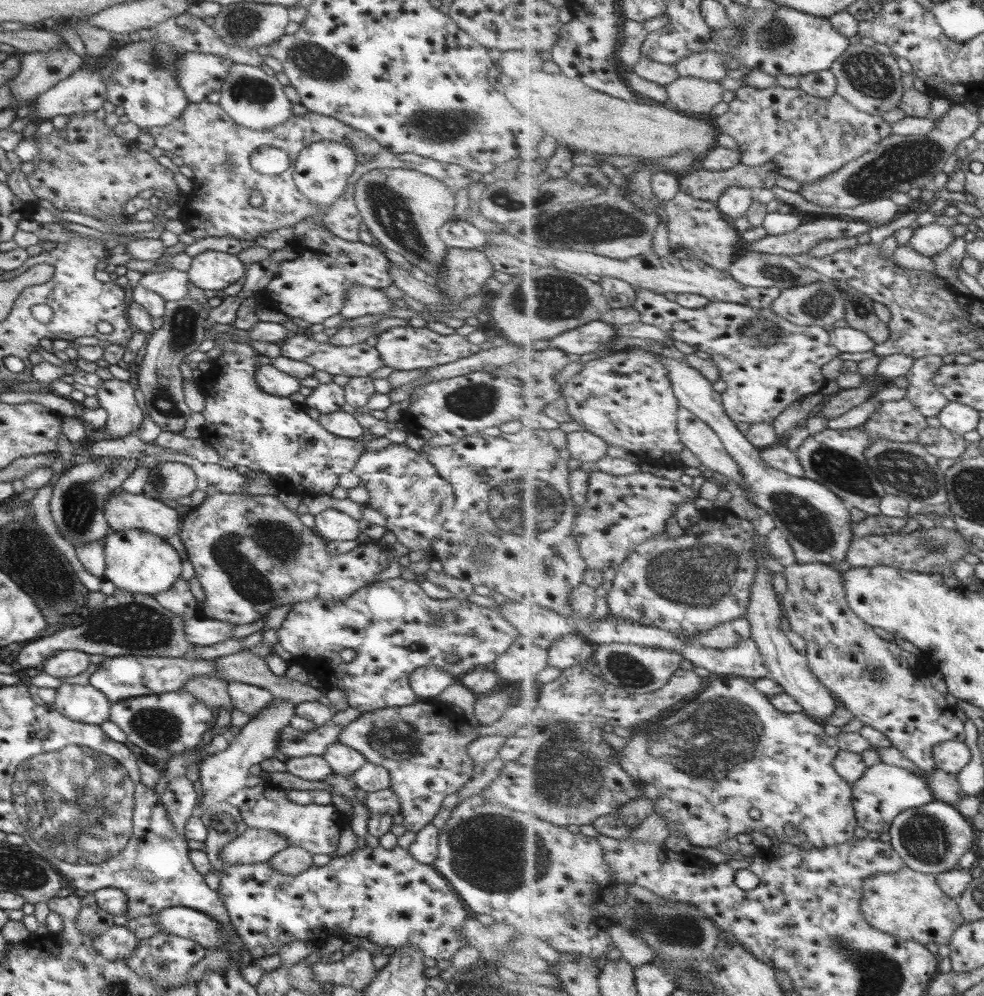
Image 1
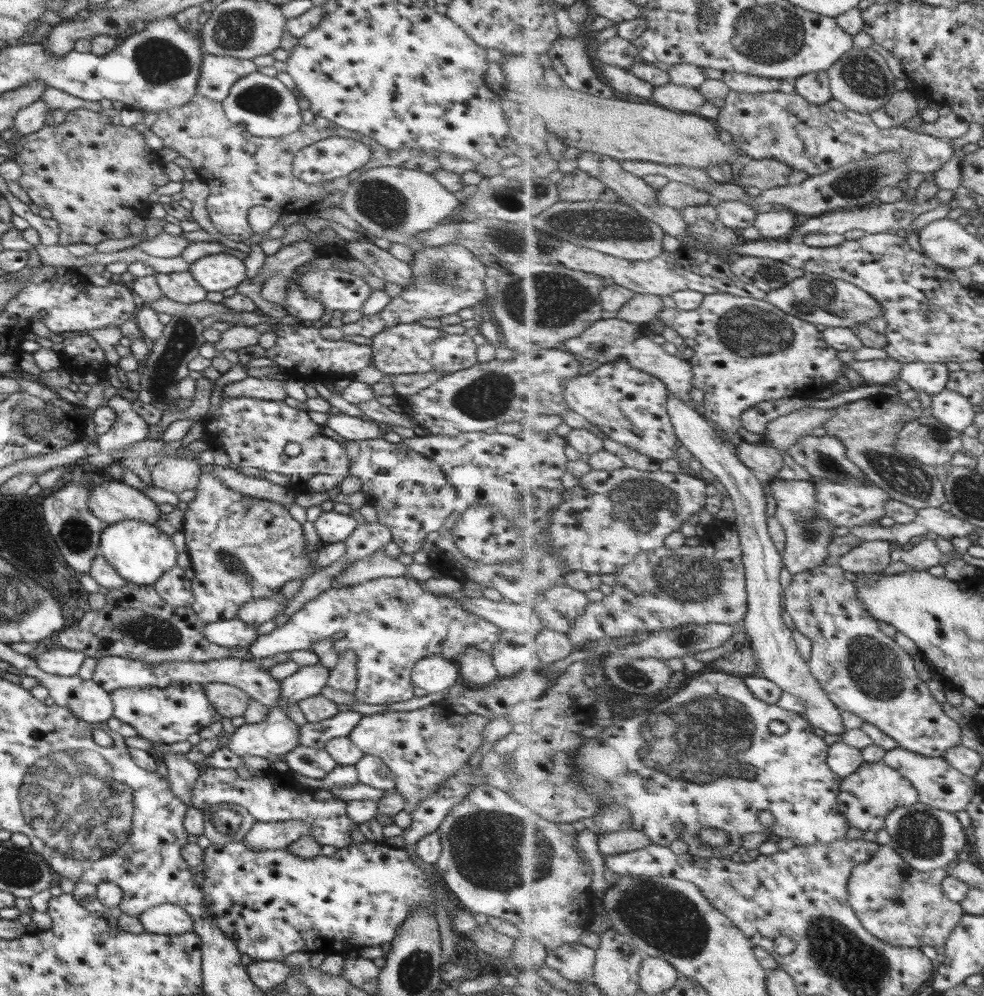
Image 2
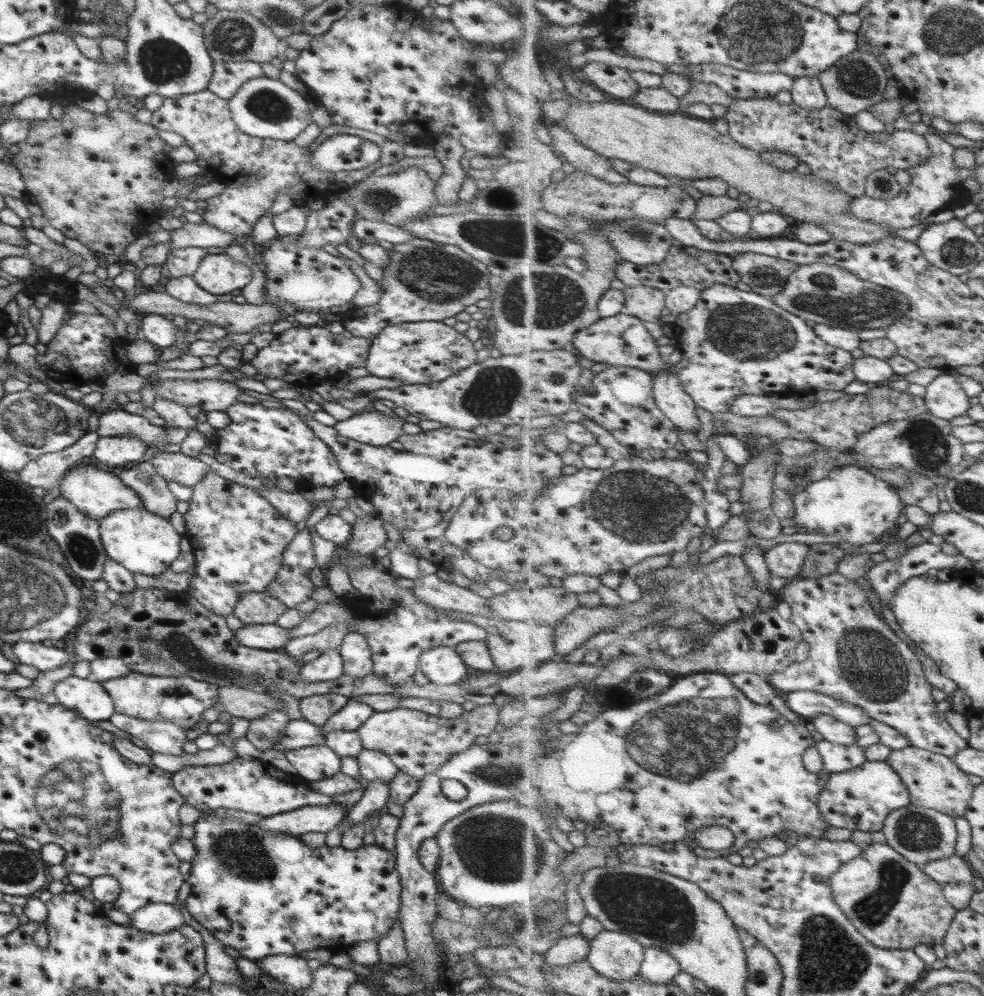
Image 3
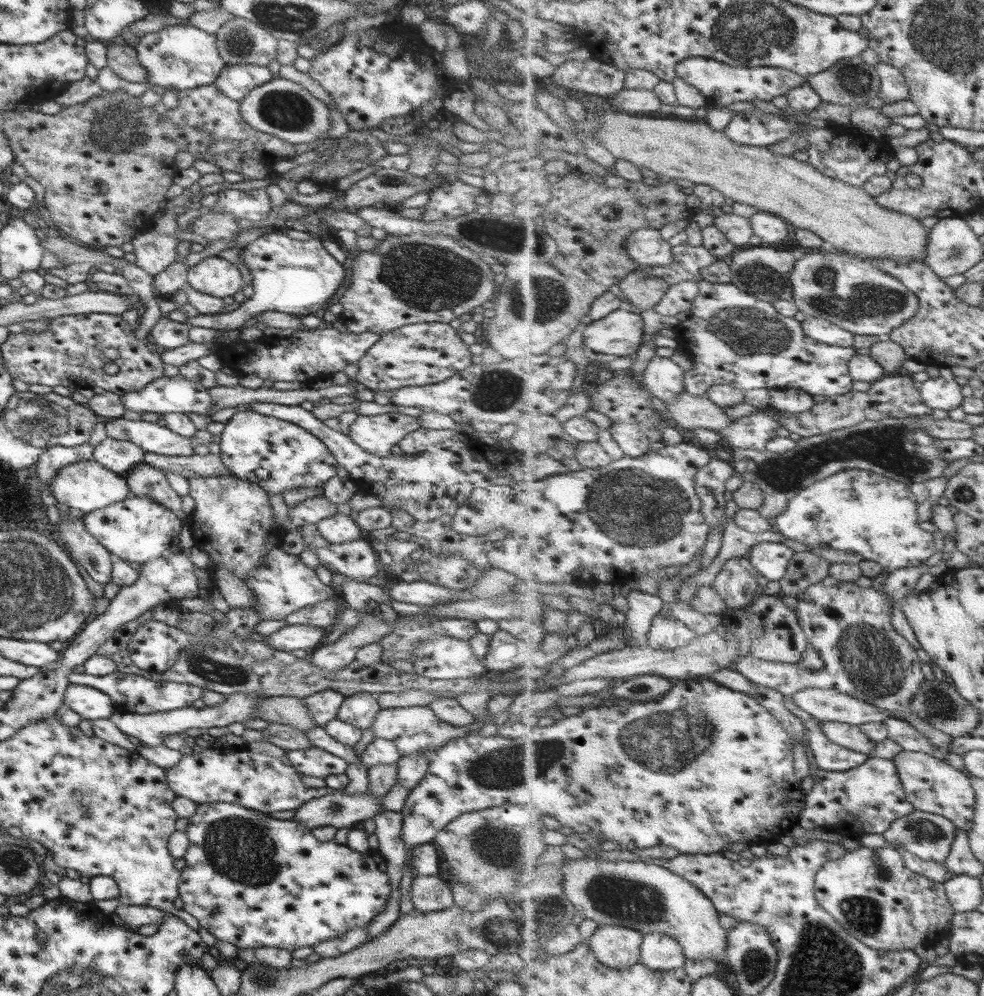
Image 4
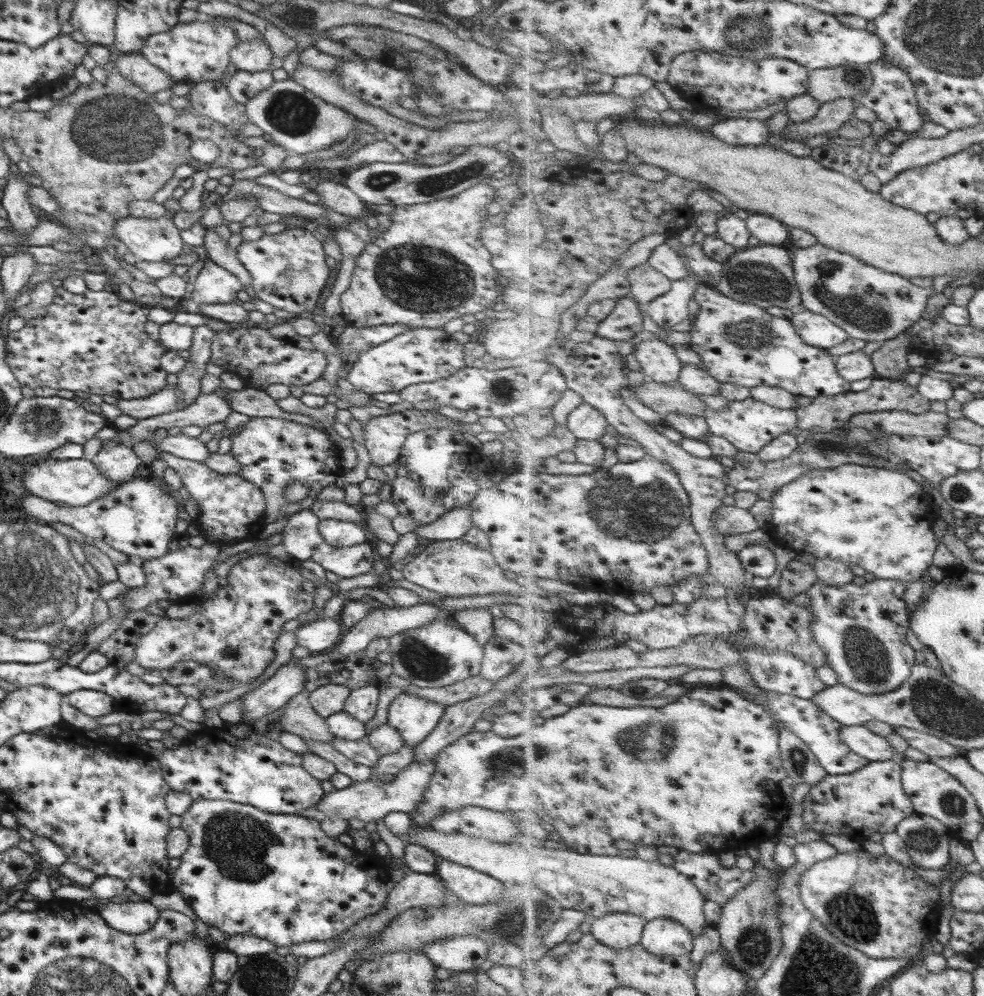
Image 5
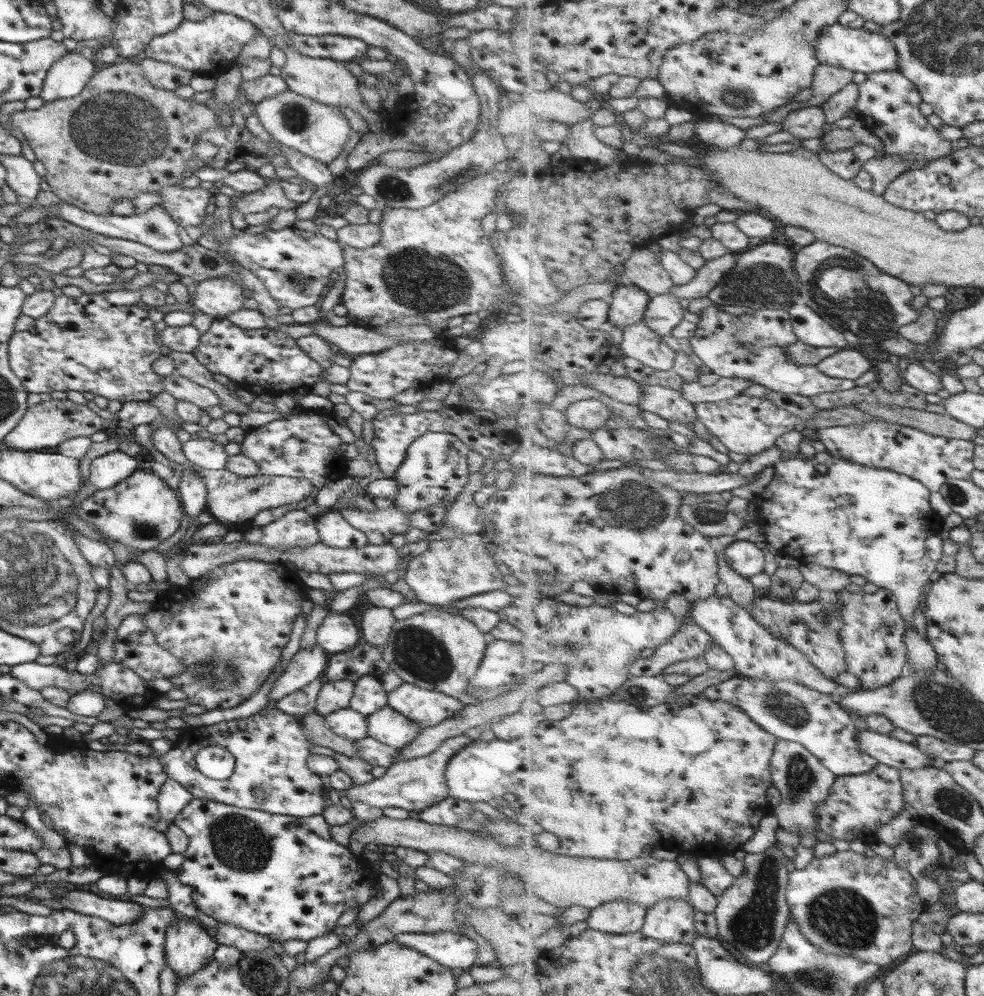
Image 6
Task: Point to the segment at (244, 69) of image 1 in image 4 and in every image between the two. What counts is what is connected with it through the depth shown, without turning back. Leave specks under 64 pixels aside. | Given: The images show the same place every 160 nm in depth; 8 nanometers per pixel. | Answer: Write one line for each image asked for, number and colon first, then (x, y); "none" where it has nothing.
2: (261, 105)
3: (263, 108)
4: (279, 108)

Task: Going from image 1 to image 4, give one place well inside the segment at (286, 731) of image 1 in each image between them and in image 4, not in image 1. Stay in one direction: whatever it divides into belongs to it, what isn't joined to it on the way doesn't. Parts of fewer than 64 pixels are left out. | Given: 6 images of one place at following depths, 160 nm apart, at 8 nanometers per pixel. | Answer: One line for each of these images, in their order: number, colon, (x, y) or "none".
2: (313, 735)
3: (349, 717)
4: (358, 710)

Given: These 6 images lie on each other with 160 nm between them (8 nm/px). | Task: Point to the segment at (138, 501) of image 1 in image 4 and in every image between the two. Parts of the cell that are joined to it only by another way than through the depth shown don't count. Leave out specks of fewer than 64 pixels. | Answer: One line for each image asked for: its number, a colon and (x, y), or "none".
2: (111, 501)
3: (95, 493)
4: (85, 486)

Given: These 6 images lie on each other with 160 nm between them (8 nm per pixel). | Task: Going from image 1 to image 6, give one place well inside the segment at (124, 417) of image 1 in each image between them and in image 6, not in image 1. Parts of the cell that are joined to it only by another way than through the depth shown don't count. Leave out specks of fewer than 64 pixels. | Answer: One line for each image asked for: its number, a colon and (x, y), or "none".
2: (128, 427)
3: (114, 451)
4: (115, 455)
5: (116, 461)
6: (106, 471)

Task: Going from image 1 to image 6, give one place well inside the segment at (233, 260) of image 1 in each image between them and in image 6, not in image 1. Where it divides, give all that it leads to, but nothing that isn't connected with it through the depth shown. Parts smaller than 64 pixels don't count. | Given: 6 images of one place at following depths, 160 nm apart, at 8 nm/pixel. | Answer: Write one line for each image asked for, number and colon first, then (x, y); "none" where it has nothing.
2: (216, 272)
3: (219, 273)
4: (214, 276)
5: (214, 285)
6: (215, 296)

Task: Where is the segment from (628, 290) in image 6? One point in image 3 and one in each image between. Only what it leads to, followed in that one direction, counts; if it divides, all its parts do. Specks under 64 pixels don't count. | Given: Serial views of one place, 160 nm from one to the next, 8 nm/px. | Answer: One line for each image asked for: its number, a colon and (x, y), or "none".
3: (620, 340)
4: (621, 333)
5: (626, 320)

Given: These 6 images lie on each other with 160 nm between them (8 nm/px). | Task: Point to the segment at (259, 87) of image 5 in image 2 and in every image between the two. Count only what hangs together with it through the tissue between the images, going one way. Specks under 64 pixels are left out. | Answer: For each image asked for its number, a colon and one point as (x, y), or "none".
2: (217, 74)
3: (227, 76)
4: (235, 81)

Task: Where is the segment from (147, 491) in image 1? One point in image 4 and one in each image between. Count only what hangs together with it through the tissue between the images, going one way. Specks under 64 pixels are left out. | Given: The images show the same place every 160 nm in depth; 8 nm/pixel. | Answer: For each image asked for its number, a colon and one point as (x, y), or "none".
2: (176, 475)
3: (172, 467)
4: (208, 465)

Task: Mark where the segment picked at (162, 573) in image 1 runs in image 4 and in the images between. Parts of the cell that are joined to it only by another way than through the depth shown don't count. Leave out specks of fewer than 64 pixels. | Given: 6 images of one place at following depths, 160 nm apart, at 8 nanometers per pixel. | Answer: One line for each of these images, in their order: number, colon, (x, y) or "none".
2: (139, 553)
3: (142, 543)
4: (136, 529)

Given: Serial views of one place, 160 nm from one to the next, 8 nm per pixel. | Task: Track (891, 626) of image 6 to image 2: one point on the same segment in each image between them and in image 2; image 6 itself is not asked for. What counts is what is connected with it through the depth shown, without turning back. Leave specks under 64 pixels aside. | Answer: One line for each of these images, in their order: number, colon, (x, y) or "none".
2: (863, 671)
3: (854, 656)
4: (851, 627)
5: (863, 629)

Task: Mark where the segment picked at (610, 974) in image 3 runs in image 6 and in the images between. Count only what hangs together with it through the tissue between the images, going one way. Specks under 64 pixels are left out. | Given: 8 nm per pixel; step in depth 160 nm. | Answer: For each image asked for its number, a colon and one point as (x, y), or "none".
4: (618, 947)
5: (620, 930)
6: (618, 916)

